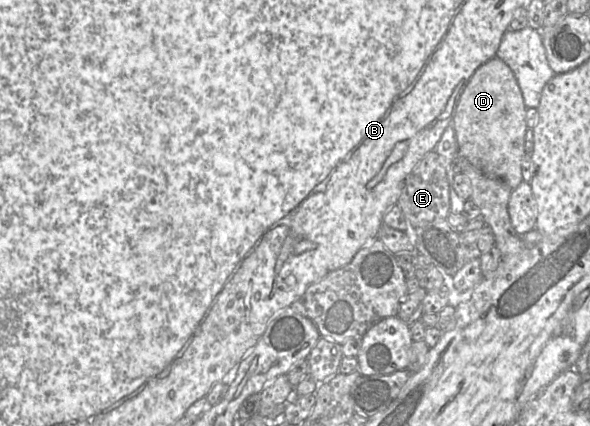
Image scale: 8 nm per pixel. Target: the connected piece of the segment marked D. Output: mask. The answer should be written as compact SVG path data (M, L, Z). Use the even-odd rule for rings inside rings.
M495 56L472 75L452 114L459 155L484 174L501 179L512 190L523 181L521 161L525 154L526 109L513 71Z

